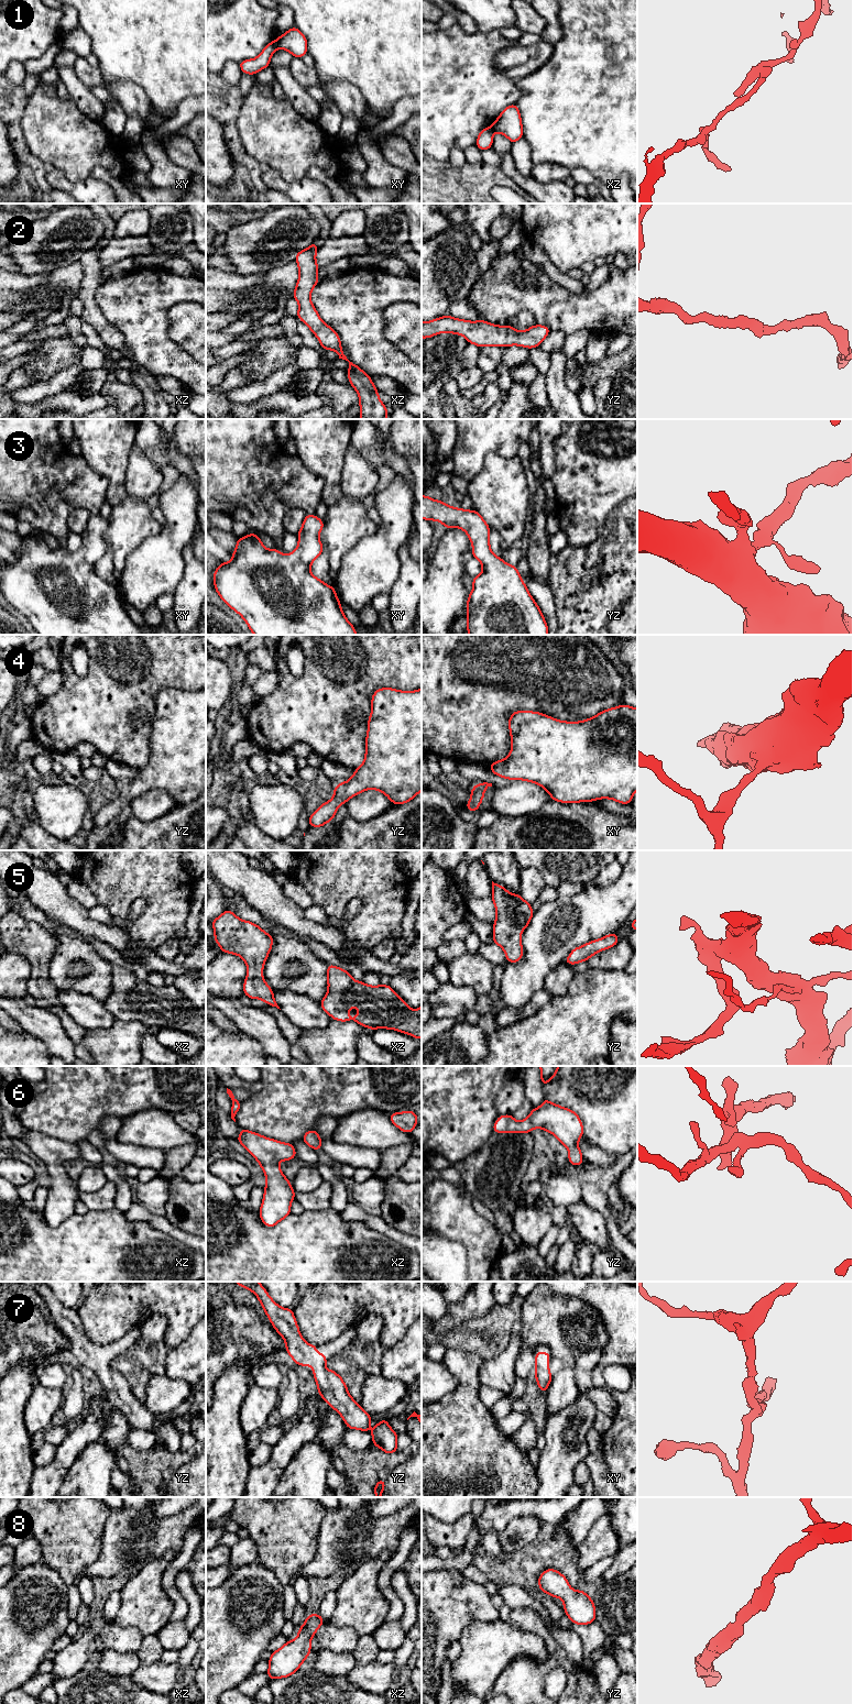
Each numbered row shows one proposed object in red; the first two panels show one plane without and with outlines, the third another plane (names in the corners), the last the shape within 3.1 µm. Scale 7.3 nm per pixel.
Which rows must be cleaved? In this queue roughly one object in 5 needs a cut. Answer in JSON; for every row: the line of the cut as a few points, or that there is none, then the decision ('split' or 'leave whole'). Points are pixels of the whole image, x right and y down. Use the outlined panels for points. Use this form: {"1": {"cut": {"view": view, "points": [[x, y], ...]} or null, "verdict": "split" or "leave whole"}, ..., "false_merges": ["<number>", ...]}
{"1": {"cut": {"view": "xy", "points": [[275, 41], [277, 47]]}, "verdict": "split"}, "2": {"cut": null, "verdict": "leave whole"}, "3": {"cut": null, "verdict": "leave whole"}, "4": {"cut": null, "verdict": "leave whole"}, "5": {"cut": null, "verdict": "leave whole"}, "6": {"cut": null, "verdict": "leave whole"}, "7": {"cut": null, "verdict": "leave whole"}, "8": {"cut": null, "verdict": "leave whole"}, "false_merges": ["1"]}

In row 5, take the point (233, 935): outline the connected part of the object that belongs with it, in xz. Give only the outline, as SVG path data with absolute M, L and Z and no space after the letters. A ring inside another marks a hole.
M230 909L215 919L211 925L221 952L238 955L247 964L243 993L252 1000L261 999L280 1009L273 990L263 979L263 966L273 946L272 934L250 921L239 919Z

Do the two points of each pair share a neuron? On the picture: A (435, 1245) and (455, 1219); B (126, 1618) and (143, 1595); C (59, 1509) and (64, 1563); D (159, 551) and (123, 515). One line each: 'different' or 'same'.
A: different
B: same
C: same
D: different

